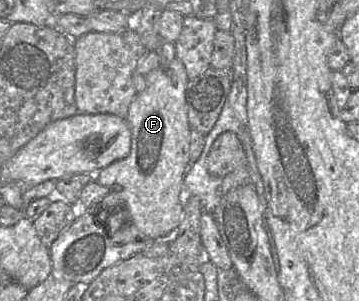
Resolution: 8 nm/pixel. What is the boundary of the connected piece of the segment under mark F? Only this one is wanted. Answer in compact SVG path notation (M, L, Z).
M175 57L168 65L160 65L147 75L147 86L132 101L126 118L131 130L129 155L102 169L96 181L120 194L125 201L132 223L144 235L152 239L170 238L181 223L184 211L184 178L191 167L190 125L186 88L188 76L183 62Z

